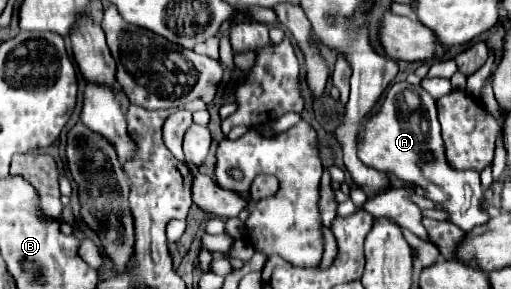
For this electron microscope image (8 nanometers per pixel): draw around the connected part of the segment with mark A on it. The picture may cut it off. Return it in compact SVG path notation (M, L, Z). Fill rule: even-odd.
M400 81L386 89L382 107L366 119L358 133L356 151L364 165L390 173L406 185L424 189L424 197L442 207L448 213L448 221L462 231L470 231L490 219L482 207L484 191L478 171L458 171L448 165L440 123L436 119L436 101L420 85Z

